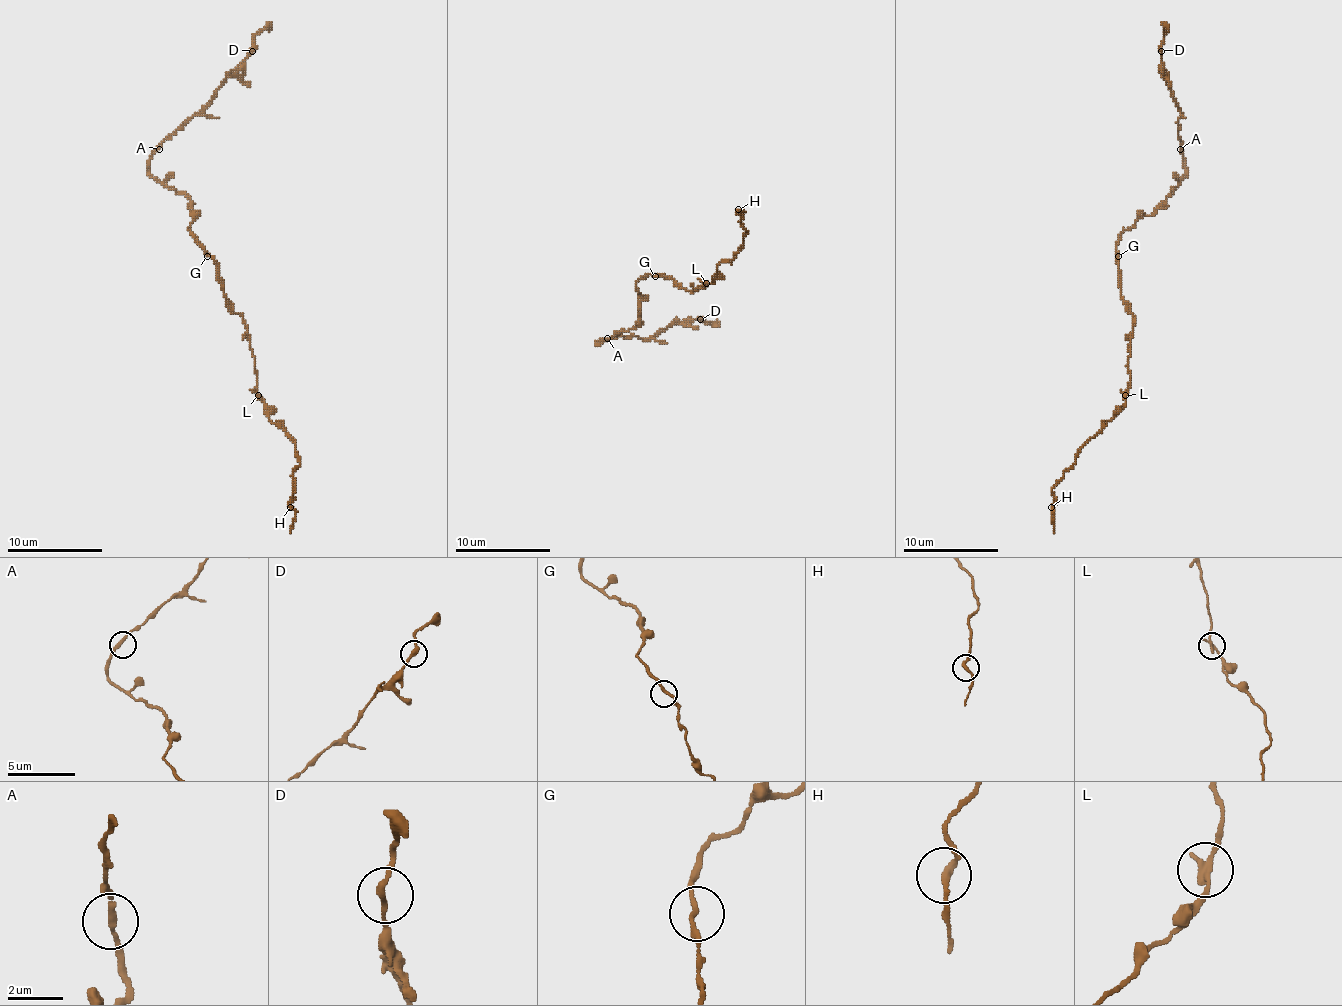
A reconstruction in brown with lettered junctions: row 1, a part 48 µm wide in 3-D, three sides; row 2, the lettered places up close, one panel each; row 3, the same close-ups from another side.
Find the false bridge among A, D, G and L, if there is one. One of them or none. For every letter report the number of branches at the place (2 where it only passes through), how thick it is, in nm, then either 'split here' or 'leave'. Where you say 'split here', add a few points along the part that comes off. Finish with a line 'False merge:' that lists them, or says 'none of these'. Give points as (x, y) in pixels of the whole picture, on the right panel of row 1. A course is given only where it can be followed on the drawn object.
A: 2 | 220 nm | leave
D: 2 | 240 nm | leave
G: 2 | 170 nm | leave
L: 2 | 220 nm | split here | (1125, 394), (1123, 406), (1099, 430), (1051, 490), (1054, 533)
False merge: L

